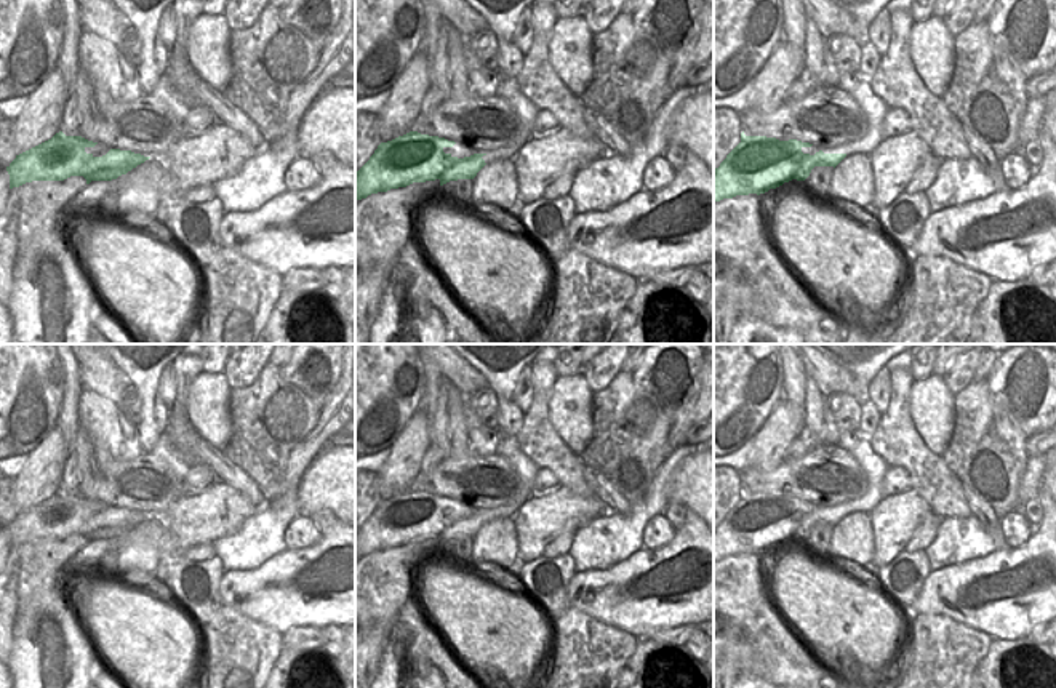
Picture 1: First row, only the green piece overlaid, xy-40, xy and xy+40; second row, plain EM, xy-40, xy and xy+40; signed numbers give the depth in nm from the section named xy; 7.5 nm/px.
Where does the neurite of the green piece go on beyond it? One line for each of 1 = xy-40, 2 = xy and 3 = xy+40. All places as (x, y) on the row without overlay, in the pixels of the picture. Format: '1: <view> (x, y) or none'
1: none
2: none
3: none

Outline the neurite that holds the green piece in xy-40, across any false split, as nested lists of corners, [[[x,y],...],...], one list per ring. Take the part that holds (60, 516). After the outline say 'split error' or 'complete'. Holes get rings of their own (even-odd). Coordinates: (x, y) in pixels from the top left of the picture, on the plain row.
[[[56,491],[51,498],[16,514],[6,525],[10,547],[32,539],[64,539],[70,534],[83,534],[86,542],[112,539],[150,517],[120,507],[110,507],[102,515],[85,510],[96,502],[82,494]]]; complete

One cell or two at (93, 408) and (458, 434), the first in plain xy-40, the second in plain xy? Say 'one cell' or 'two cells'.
two cells

